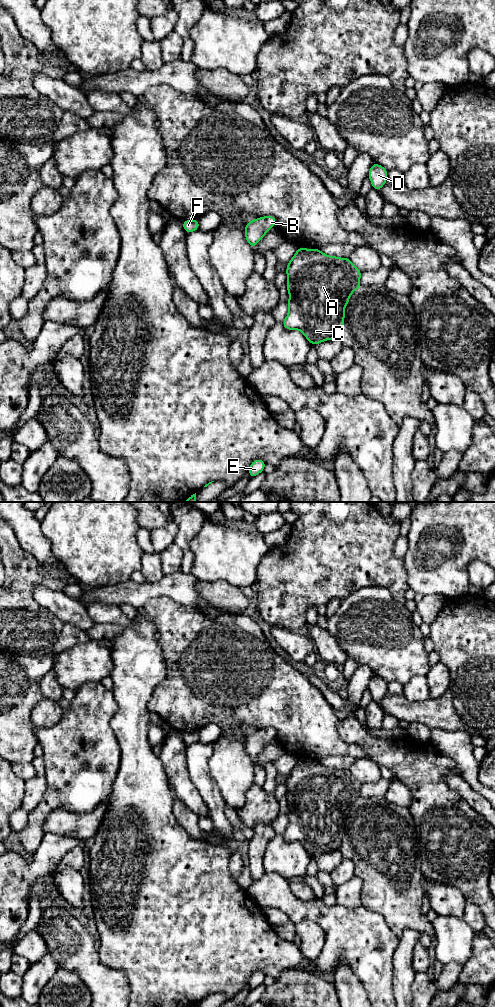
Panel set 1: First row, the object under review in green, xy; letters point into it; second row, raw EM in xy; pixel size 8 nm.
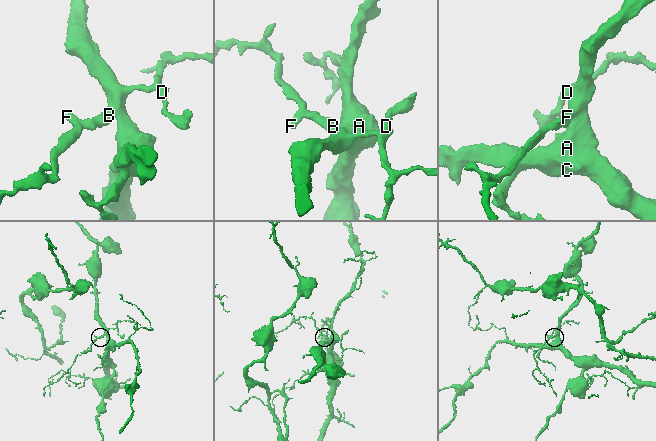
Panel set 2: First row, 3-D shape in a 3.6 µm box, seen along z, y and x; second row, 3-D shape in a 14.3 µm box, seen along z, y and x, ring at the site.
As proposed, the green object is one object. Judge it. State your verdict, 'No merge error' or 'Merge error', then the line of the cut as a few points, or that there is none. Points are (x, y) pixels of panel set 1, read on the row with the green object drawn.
No merge error. No split

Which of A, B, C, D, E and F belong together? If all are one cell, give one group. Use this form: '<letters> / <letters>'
A B C D E F

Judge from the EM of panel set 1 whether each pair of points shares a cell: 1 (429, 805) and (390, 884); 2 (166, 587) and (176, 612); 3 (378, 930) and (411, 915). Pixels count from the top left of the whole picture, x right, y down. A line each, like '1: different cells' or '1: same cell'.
1: different cells
2: different cells
3: different cells

